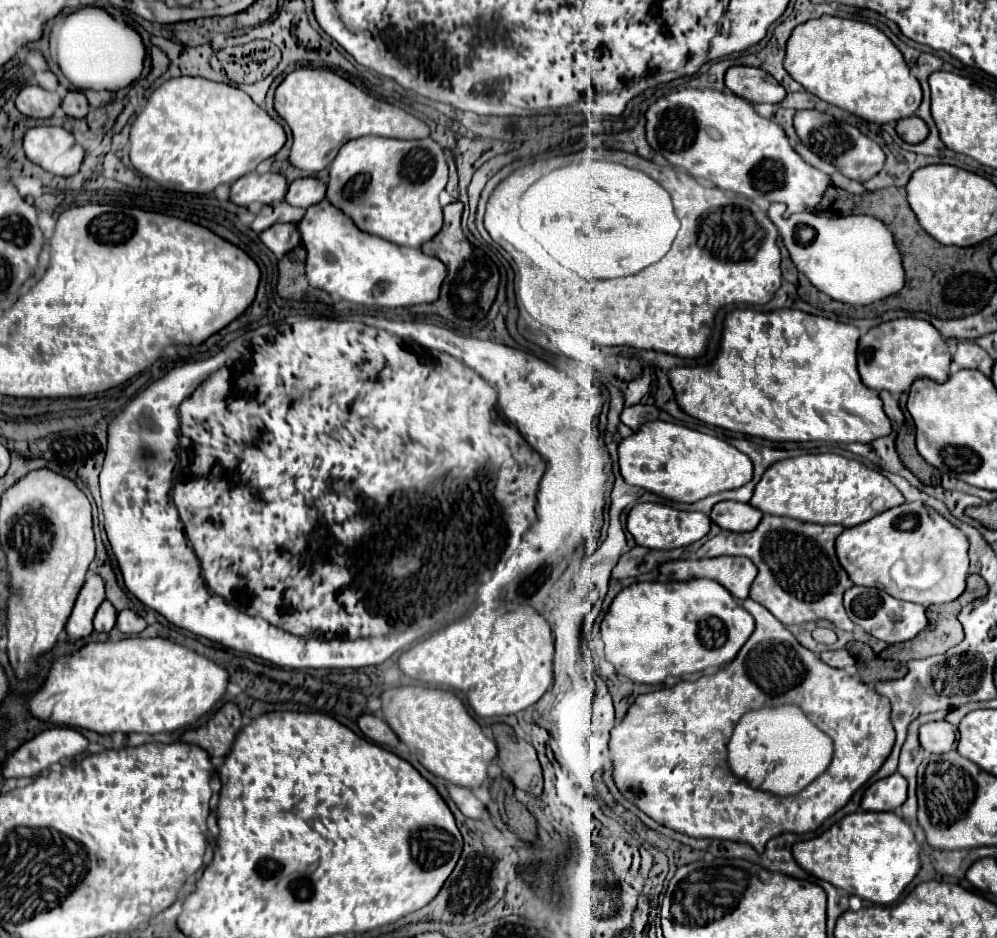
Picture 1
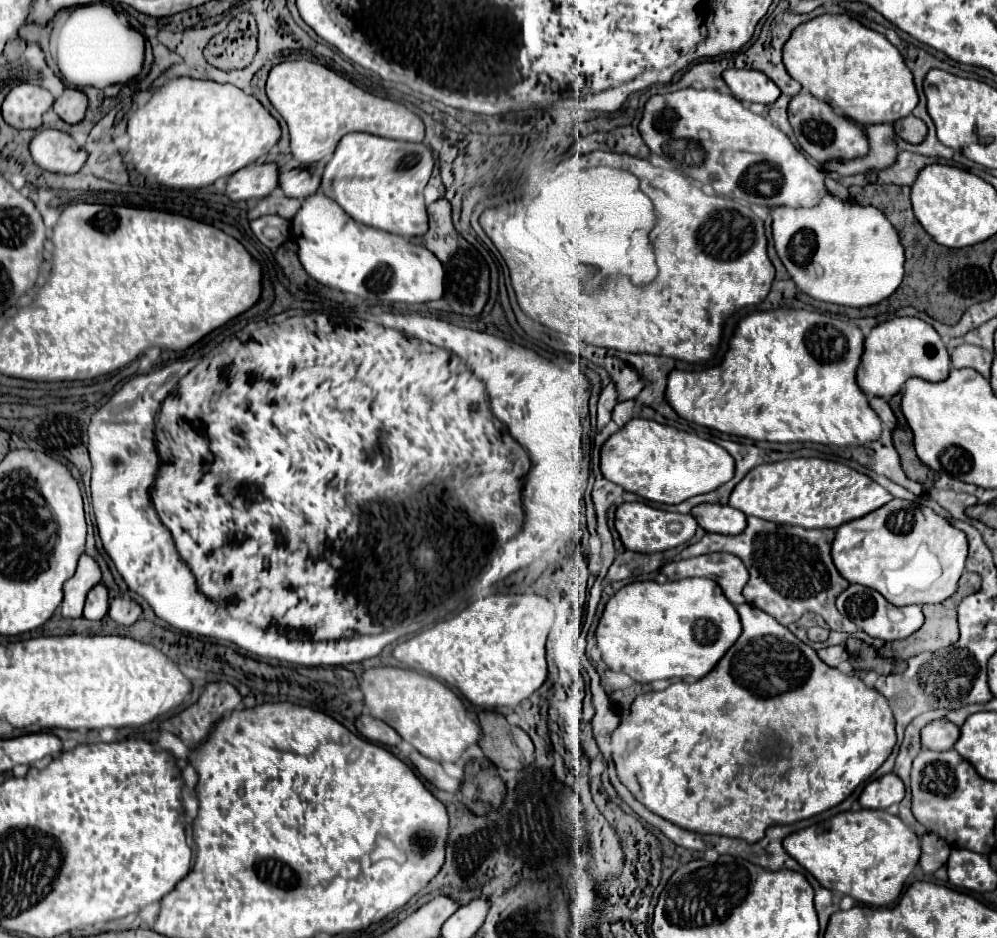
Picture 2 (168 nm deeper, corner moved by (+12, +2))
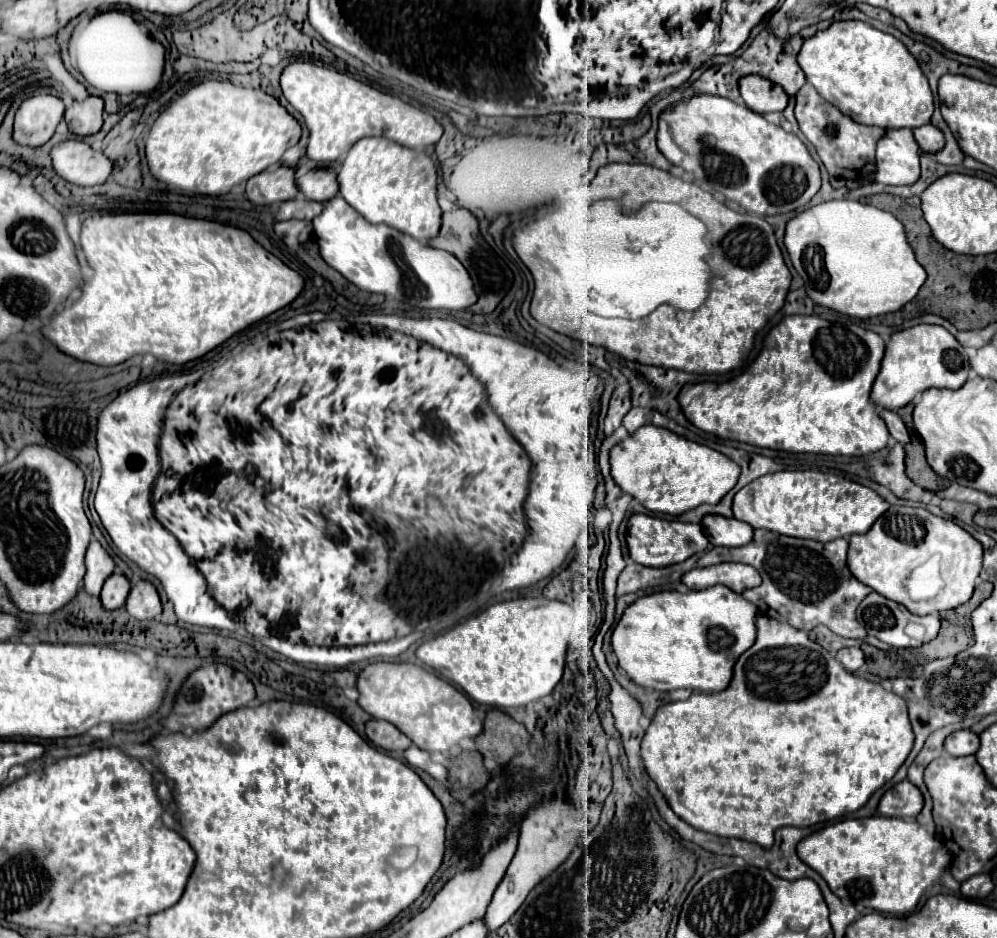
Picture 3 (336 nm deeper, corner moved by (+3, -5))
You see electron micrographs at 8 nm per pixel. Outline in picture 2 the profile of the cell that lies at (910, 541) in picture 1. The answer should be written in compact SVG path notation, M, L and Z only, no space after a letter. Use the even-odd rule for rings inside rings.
M892 499L862 519L836 529L832 559L848 583L876 589L892 605L946 601L958 585L968 555L966 535L916 501Z

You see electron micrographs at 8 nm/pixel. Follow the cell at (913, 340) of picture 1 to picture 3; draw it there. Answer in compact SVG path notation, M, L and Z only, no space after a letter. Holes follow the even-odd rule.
M919 324L915 328L895 332L887 342L881 372L871 390L871 400L877 406L899 410L907 406L917 392L925 392L927 388L961 388L969 378L969 370L969 358L951 332L943 326Z

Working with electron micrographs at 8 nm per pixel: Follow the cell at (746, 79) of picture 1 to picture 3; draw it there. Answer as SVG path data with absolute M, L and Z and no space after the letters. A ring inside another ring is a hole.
M743 76L739 80L739 88L745 104L759 114L783 112L789 102L785 90L763 76Z

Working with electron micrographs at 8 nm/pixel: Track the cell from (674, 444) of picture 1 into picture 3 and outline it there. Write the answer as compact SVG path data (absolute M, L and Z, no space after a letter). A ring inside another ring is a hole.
M645 424L641 426L635 434L631 434L627 440L619 442L617 446L611 448L611 476L617 482L617 486L631 494L639 504L643 504L647 510L657 512L657 514L669 514L669 516L679 516L687 510L693 510L701 504L717 504L735 484L739 478L741 468L727 458L725 454L685 440L683 436L677 436L673 432L669 432L667 428L659 428L653 424Z

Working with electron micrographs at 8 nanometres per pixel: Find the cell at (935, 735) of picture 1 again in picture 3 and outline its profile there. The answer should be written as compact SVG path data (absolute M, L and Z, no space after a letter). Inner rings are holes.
M957 730L945 740L945 752L951 756L969 756L979 750L979 736L971 730Z

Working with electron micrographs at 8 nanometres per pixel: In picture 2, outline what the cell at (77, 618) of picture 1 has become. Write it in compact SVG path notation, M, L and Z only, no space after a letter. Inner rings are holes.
M82 555L80 561L78 561L78 569L76 569L74 577L64 583L64 599L62 599L62 605L60 605L62 617L78 619L82 615L82 607L84 607L84 599L86 599L88 591L98 581L100 581L98 563L92 557Z

